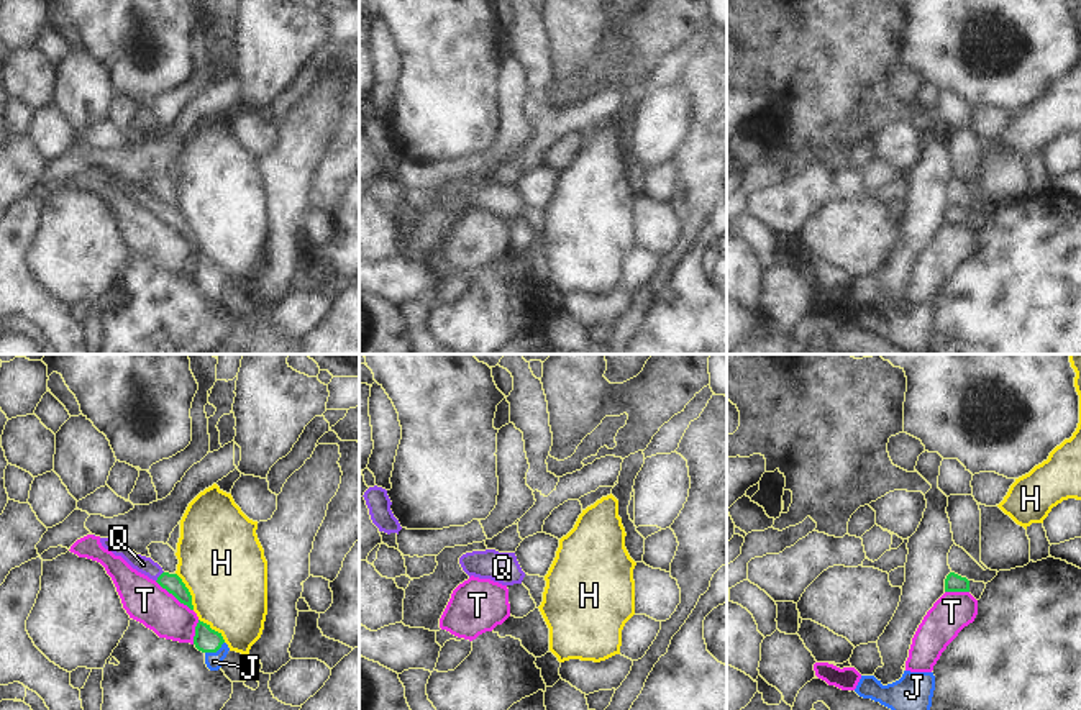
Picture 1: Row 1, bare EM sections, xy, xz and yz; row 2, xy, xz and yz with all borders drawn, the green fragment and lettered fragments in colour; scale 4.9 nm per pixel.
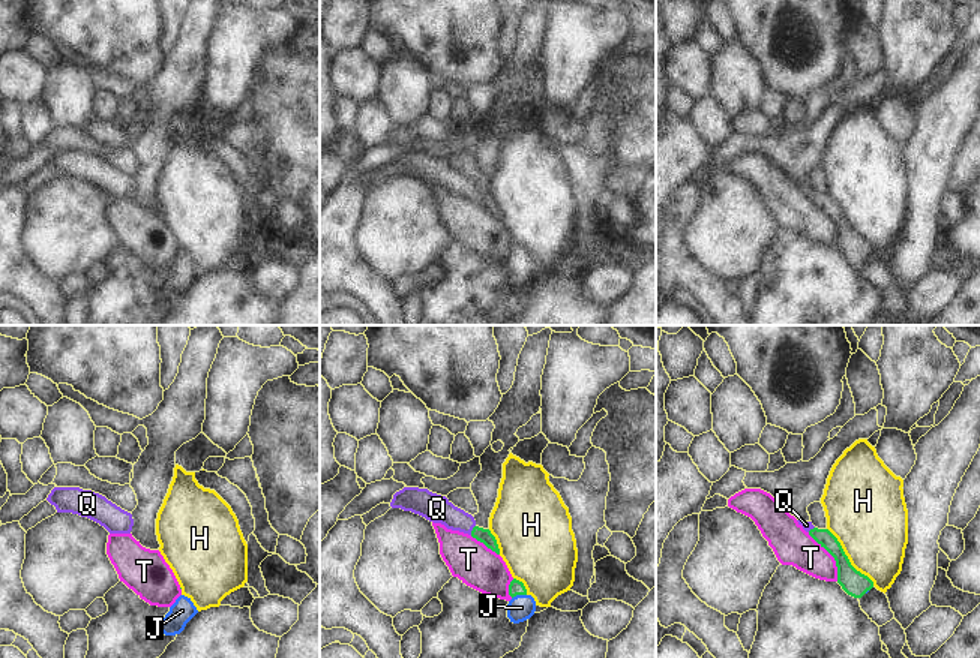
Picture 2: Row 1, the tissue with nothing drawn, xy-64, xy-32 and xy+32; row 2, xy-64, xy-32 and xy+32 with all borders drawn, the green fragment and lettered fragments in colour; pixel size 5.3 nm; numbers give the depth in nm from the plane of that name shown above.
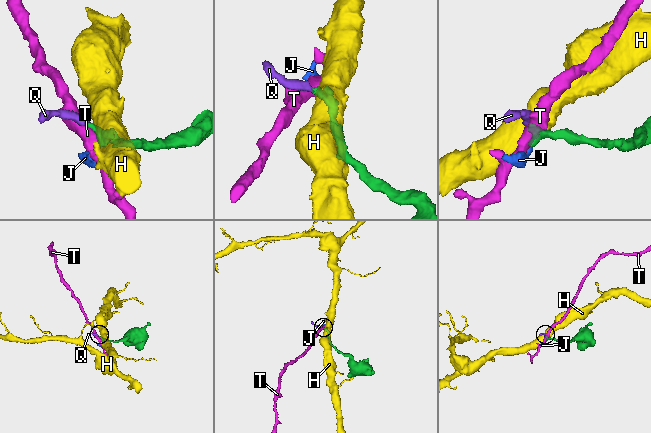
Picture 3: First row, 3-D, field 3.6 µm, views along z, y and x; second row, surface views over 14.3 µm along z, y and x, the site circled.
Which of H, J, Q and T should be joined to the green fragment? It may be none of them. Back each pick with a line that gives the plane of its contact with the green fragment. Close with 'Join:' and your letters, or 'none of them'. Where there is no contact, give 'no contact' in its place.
J: contact in xy
Q: contact in xy
Join: J, Q

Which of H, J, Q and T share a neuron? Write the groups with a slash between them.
H / J Q / T

